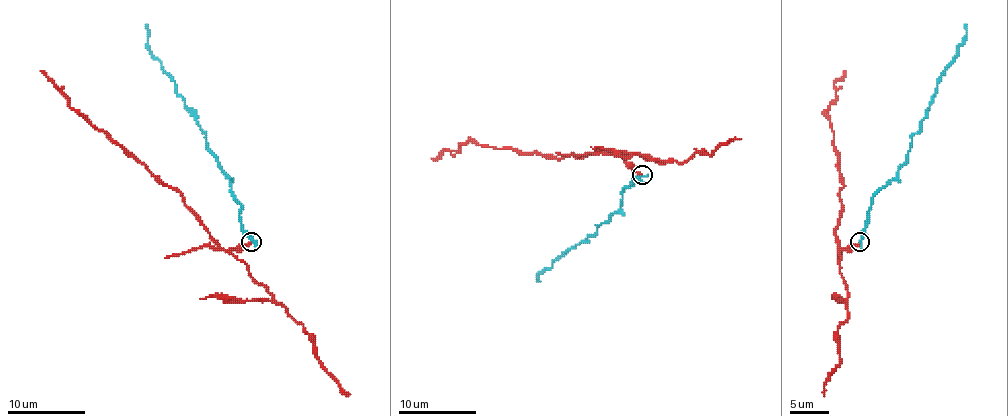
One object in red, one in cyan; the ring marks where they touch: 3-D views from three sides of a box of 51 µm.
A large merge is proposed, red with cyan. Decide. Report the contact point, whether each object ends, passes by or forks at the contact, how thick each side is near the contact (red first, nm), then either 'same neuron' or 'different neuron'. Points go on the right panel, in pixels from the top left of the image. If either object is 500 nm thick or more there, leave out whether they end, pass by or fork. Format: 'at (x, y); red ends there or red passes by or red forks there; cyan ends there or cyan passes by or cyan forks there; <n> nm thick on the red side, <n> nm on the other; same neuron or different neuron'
at (859, 242); red ends there; cyan passes by; 130 nm thick on the red side, 160 nm on the other; different neuron

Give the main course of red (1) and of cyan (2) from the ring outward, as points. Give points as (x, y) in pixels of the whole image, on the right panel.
1: (859, 242), (841, 250), (836, 227), (843, 188), (826, 112), (836, 96), (834, 84), (843, 71)
2: (859, 242), (871, 199), (896, 176), (937, 92), (937, 79), (958, 53), (966, 34), (964, 24)

